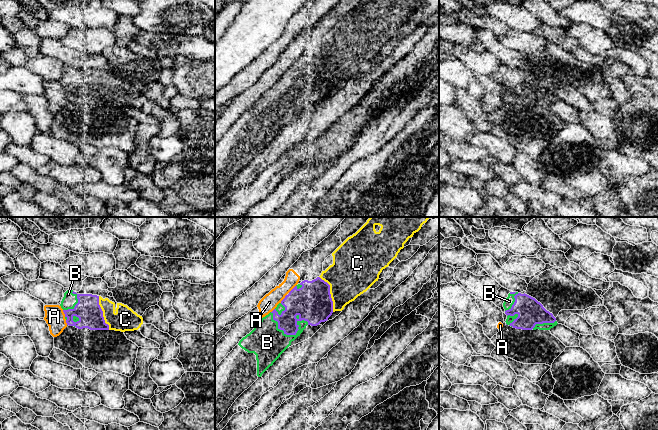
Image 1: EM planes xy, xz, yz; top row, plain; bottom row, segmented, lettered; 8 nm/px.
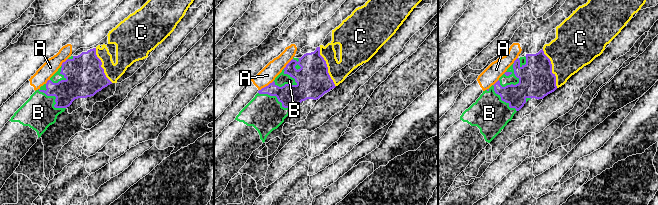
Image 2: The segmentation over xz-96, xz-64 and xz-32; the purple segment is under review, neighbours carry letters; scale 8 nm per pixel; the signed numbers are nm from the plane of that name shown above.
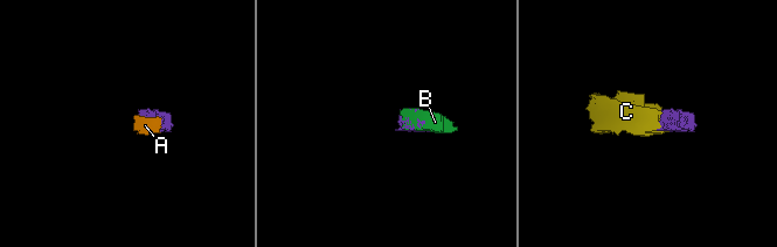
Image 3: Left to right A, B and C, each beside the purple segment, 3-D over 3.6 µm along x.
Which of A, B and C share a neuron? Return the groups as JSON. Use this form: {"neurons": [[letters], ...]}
{"neurons": [["A"], ["B", "C"]]}

